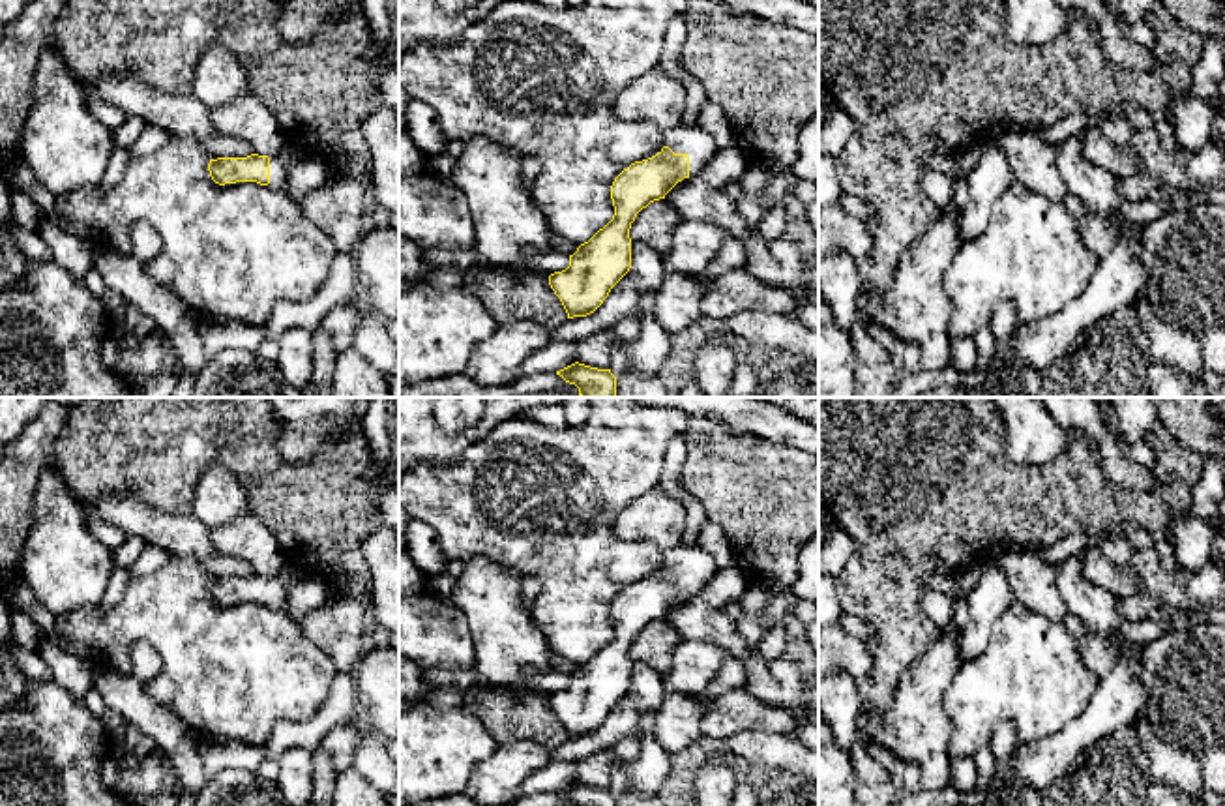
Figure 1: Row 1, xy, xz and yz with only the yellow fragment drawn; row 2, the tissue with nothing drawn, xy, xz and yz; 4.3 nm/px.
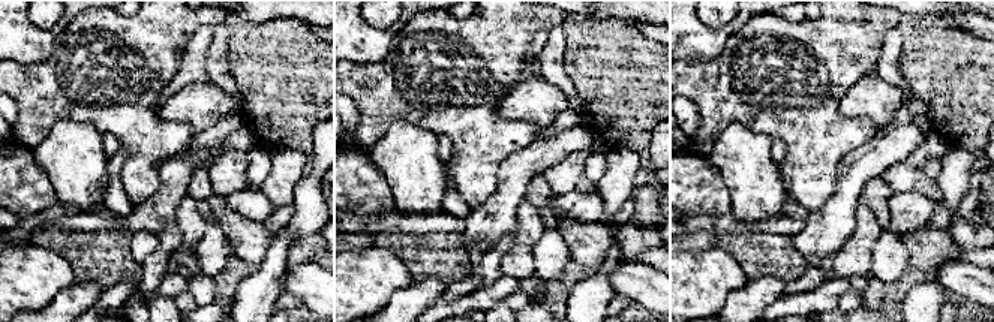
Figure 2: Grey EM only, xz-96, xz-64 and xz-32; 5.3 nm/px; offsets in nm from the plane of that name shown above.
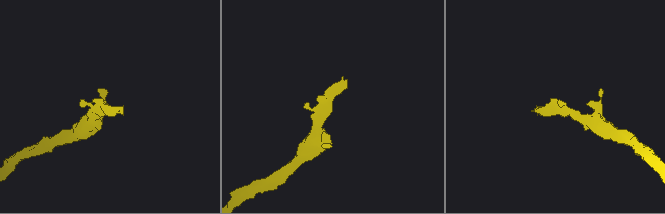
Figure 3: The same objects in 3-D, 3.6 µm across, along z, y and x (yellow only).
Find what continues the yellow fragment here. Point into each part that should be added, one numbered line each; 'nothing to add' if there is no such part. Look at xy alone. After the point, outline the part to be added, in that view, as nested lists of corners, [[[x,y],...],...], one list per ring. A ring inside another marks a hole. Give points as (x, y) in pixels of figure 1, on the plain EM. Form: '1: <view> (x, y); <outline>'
1: xy (280, 583); [[[285,566],[285,570],[279,575],[270,577],[270,609],[285,611],[287,613],[287,590],[300,583],[298,575]]]

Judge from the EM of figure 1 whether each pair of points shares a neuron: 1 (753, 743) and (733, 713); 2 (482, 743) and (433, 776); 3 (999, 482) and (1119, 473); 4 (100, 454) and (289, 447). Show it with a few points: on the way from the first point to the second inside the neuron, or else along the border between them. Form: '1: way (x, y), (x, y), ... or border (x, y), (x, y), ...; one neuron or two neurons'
1: border (787, 731), (735, 731), (727, 739); two neurons
2: way (471, 743), (444, 765); one neuron
3: border (1083, 435), (1117, 484), (1147, 490); two neurons
4: border (274, 417), (281, 458), (309, 462), (319, 454); two neurons

